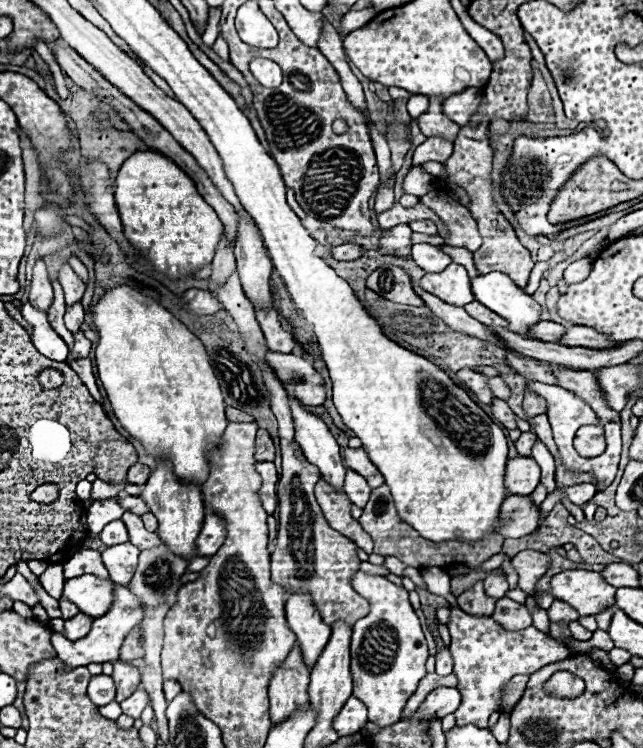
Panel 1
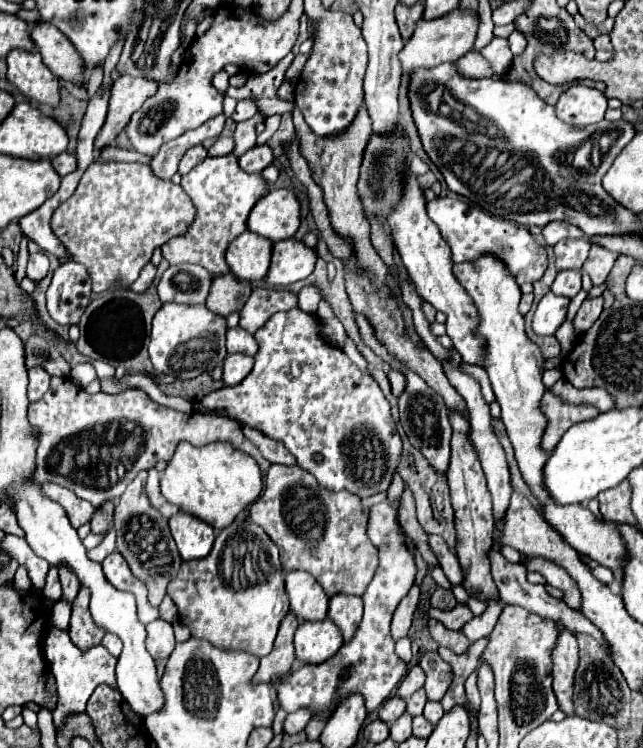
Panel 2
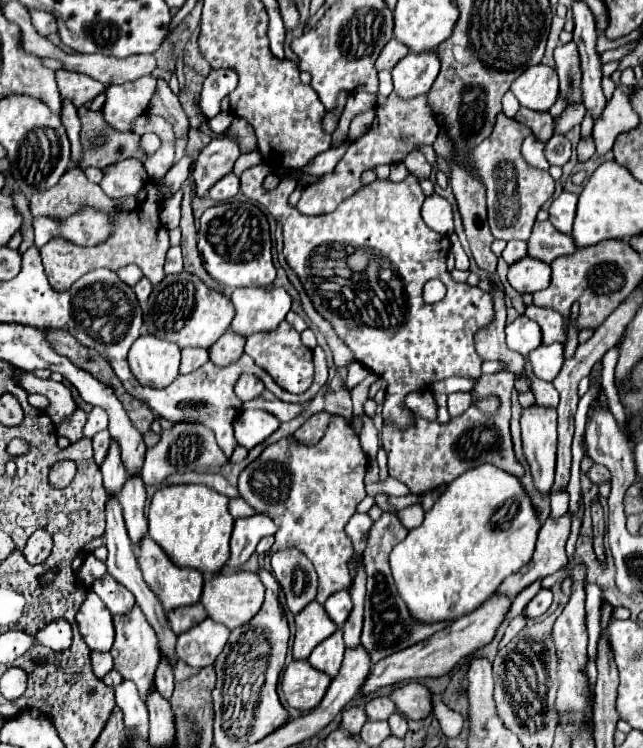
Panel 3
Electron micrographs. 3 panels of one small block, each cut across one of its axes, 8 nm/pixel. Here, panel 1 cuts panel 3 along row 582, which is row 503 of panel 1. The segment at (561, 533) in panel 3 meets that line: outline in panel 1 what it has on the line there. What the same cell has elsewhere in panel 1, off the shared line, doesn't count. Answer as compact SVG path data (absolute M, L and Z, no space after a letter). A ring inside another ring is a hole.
M508 496L508 500L500 506L500 516L504 522L496 528L496 532L504 538L522 538L538 528L540 512L528 496Z

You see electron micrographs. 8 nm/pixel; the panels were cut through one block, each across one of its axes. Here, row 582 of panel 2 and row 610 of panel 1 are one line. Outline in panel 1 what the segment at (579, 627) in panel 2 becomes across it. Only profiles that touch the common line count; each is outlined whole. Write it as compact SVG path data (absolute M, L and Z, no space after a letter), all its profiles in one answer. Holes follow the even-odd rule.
M500 598L496 604L496 612L492 618L504 628L504 630L522 630L532 626L532 612L526 608L526 604L518 604L510 598Z

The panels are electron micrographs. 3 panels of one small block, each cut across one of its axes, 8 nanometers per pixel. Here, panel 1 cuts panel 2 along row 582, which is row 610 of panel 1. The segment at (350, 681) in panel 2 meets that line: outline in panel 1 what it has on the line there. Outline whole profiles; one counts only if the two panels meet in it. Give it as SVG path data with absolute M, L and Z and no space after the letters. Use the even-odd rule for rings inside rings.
M356 572L352 576L352 588L370 602L368 616L360 618L352 626L352 696L364 700L368 710L368 722L380 728L392 726L402 718L402 710L408 698L416 692L418 682L426 676L424 662L428 658L428 646L420 628L420 620L414 614L408 592L384 576L372 576L366 572Z

